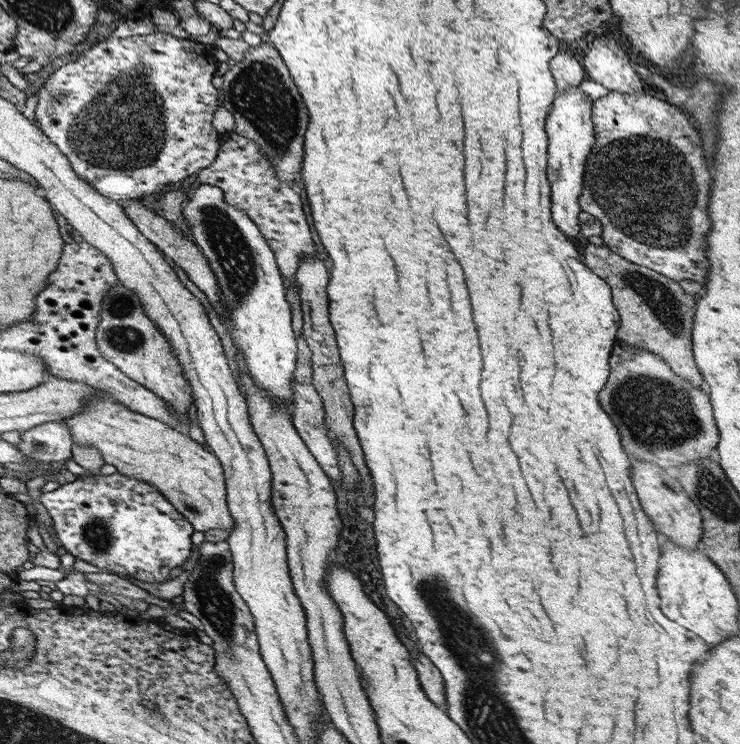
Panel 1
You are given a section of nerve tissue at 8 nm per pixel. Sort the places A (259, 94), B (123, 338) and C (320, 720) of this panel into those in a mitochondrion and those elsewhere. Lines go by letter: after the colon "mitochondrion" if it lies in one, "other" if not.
A: mitochondrion
B: mitochondrion
C: other

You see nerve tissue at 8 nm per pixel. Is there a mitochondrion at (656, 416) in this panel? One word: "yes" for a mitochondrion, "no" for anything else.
yes

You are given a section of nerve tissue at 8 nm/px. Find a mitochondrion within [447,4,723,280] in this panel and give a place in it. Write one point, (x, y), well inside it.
(643, 185)

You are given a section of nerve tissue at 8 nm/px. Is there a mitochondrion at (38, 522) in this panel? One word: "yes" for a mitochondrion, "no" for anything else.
no

